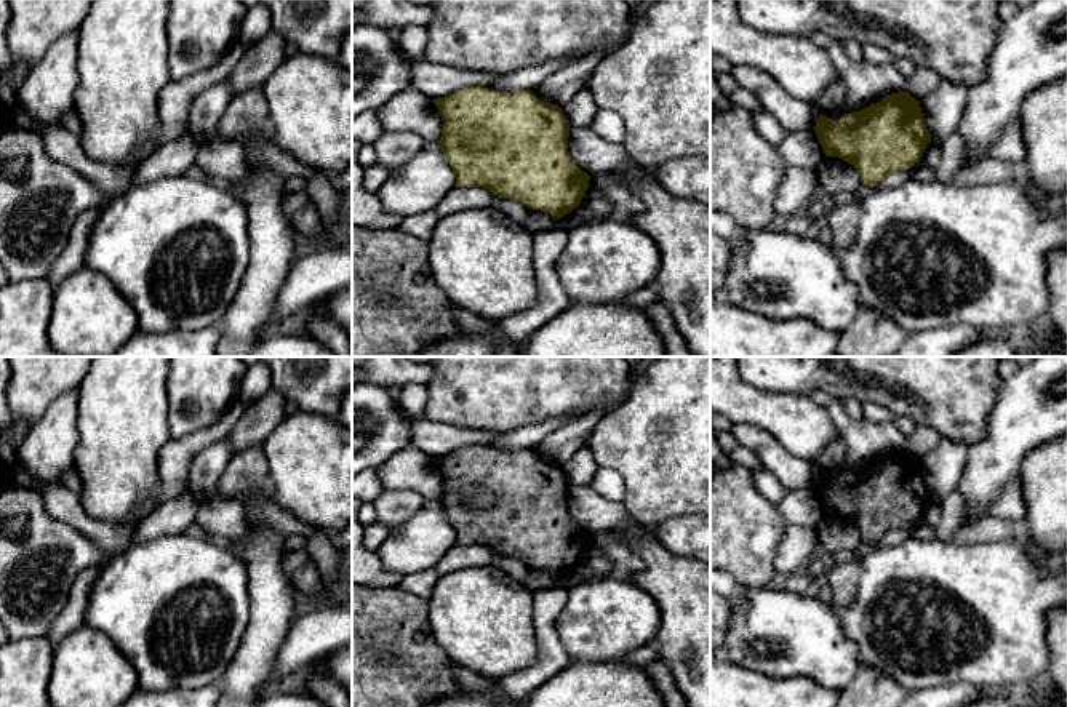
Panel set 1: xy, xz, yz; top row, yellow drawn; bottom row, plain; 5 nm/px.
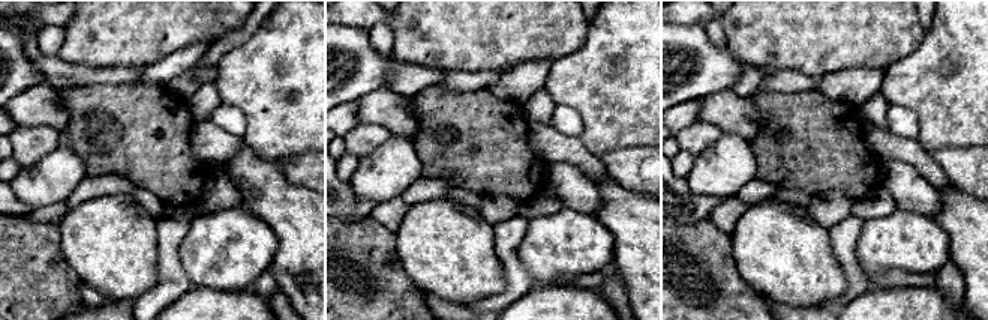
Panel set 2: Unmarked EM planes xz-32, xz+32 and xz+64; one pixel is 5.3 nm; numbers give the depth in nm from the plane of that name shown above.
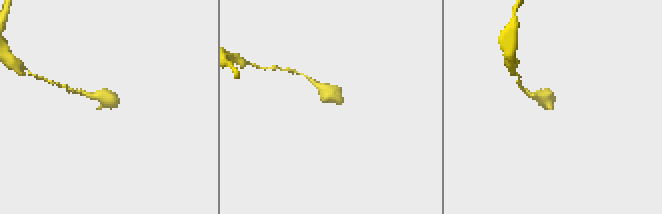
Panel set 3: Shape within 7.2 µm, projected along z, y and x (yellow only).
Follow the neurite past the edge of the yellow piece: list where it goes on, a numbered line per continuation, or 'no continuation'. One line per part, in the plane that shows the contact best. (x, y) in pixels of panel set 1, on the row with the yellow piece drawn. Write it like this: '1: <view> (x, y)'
no continuation

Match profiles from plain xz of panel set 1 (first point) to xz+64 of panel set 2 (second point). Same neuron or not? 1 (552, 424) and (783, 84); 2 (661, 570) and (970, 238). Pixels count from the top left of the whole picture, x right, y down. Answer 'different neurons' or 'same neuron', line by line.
1: same neuron
2: same neuron

